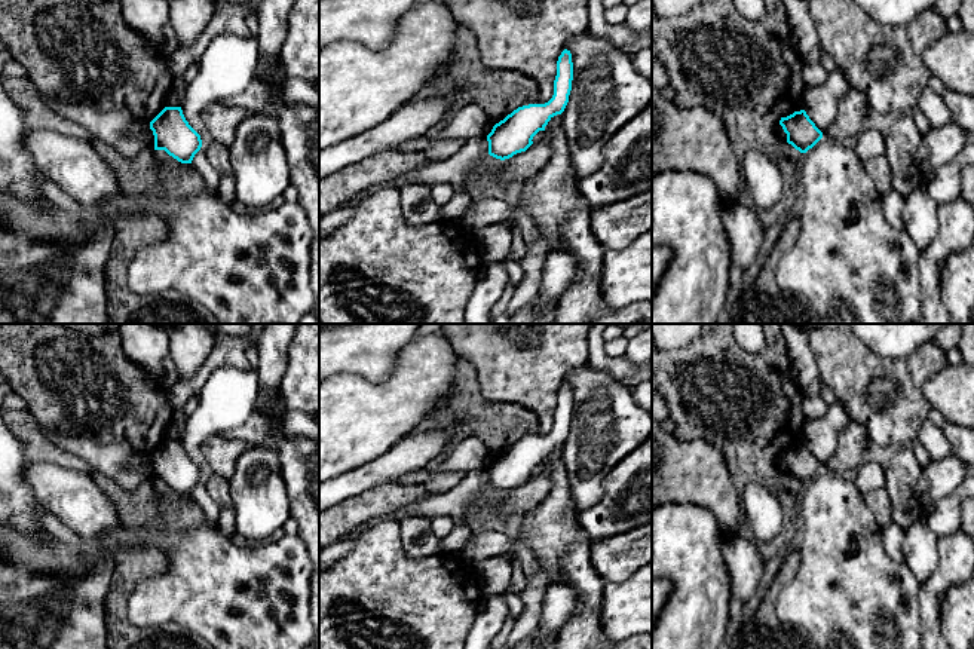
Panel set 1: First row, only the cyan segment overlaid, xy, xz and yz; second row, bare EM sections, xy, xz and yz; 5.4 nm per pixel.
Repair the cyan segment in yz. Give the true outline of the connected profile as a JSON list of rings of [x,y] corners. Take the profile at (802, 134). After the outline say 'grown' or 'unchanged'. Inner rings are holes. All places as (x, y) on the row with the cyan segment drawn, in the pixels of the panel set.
[[[805,110],[781,117],[779,125],[787,134],[787,143],[800,153],[806,153],[823,138],[823,132],[815,126]]] | unchanged

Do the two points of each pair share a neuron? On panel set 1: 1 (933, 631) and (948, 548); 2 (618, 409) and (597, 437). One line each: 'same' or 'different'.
1: same
2: same

